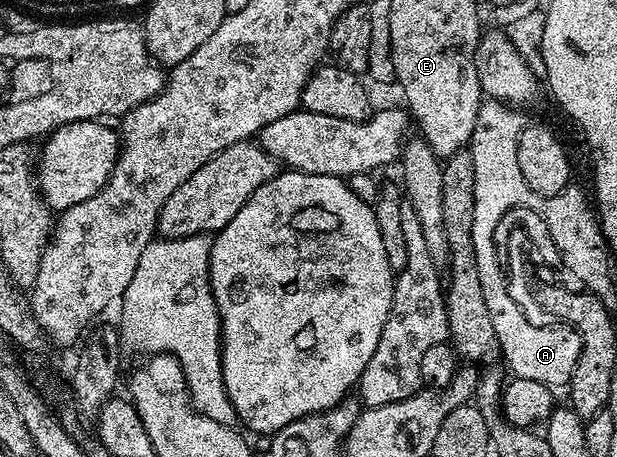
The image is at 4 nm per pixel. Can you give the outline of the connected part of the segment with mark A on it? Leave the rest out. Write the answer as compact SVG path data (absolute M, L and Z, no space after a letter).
M487 100L480 105L477 125L473 128L469 149L473 156L473 248L477 252L477 272L481 272L485 304L493 320L493 330L497 332L502 361L507 361L506 369L511 369L510 373L517 378L541 380L541 384L552 388L566 387L575 377L577 360L583 351L582 336L578 330L563 324L538 326L530 322L519 307L520 299L505 288L505 279L500 277L500 265L492 251L493 227L504 208L523 195L526 183L517 162L518 137L525 127L519 114L518 109Z

